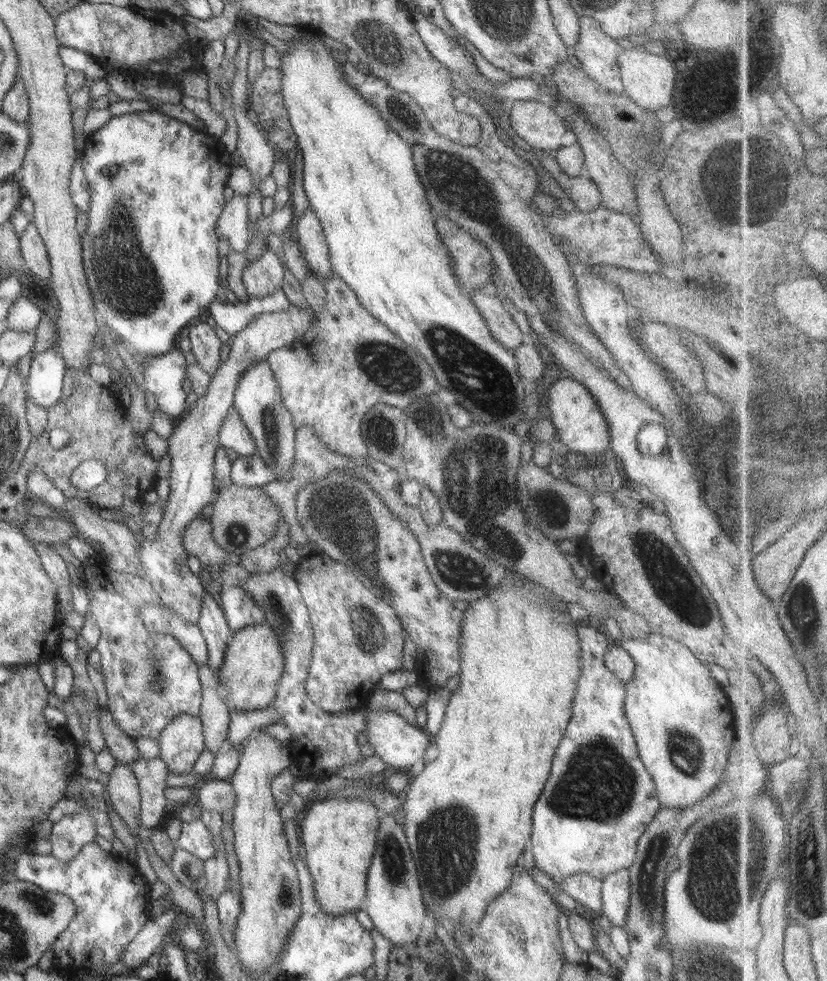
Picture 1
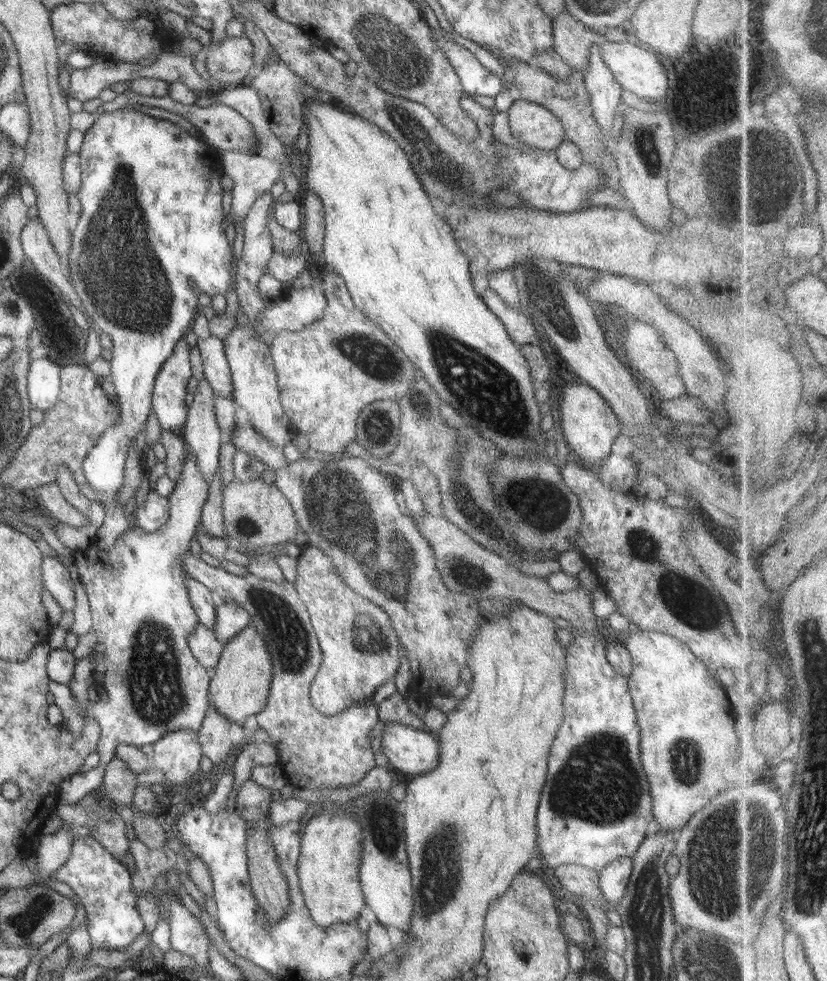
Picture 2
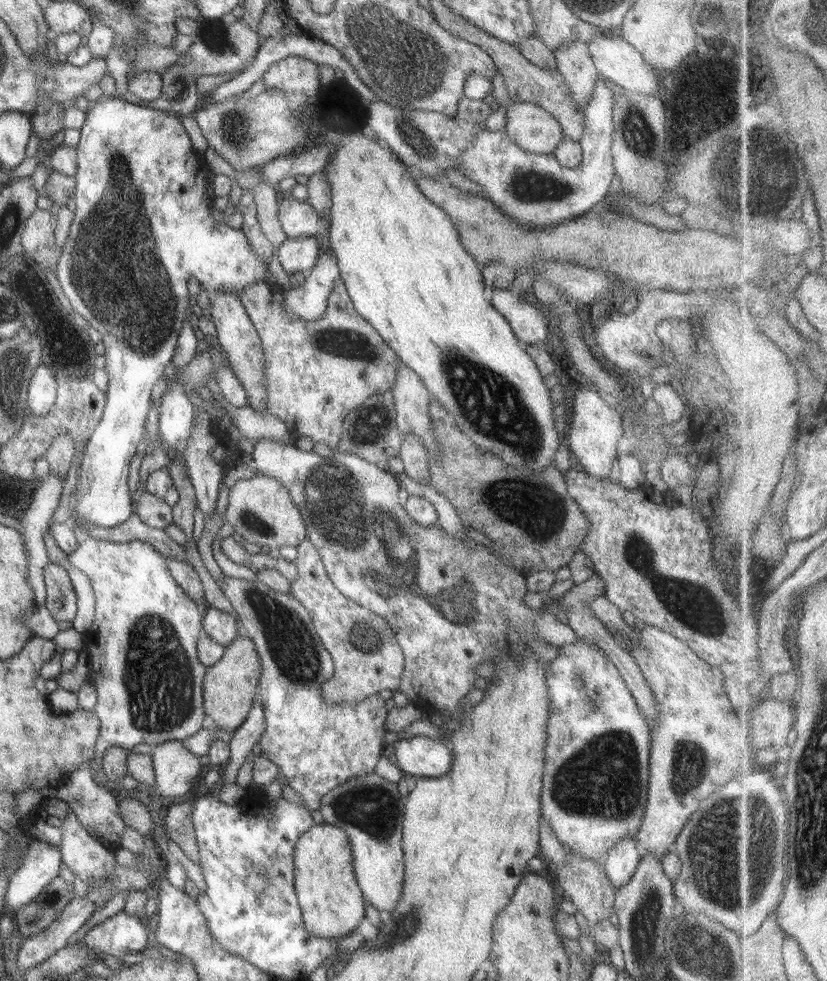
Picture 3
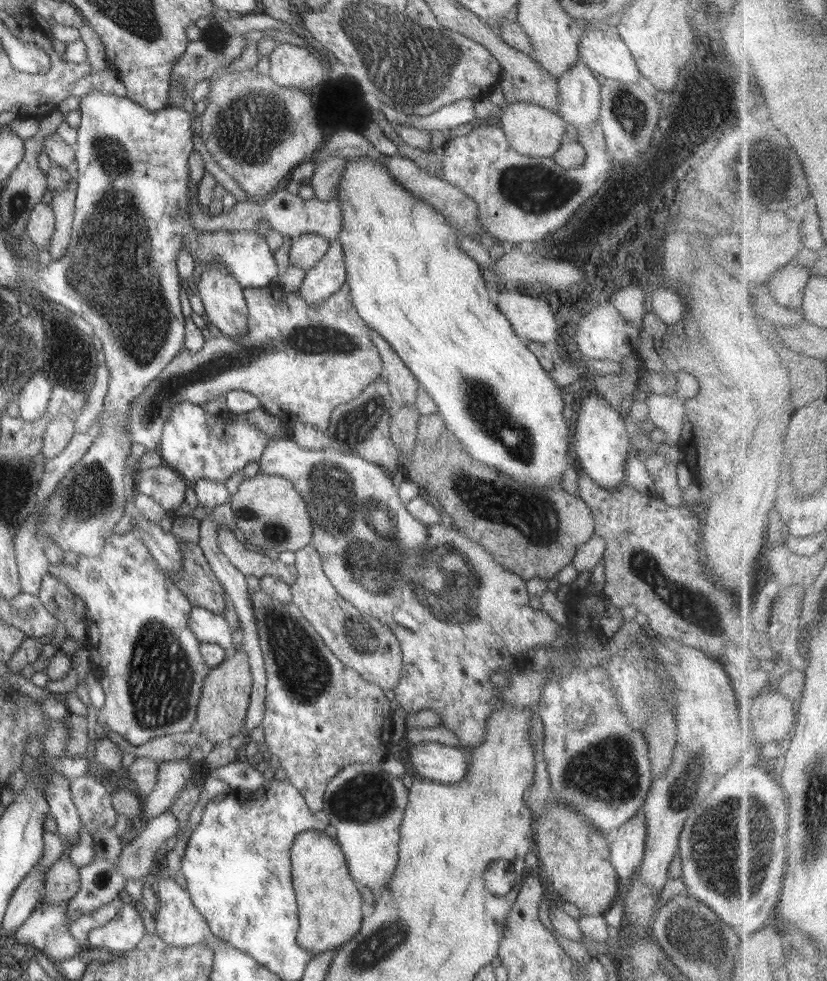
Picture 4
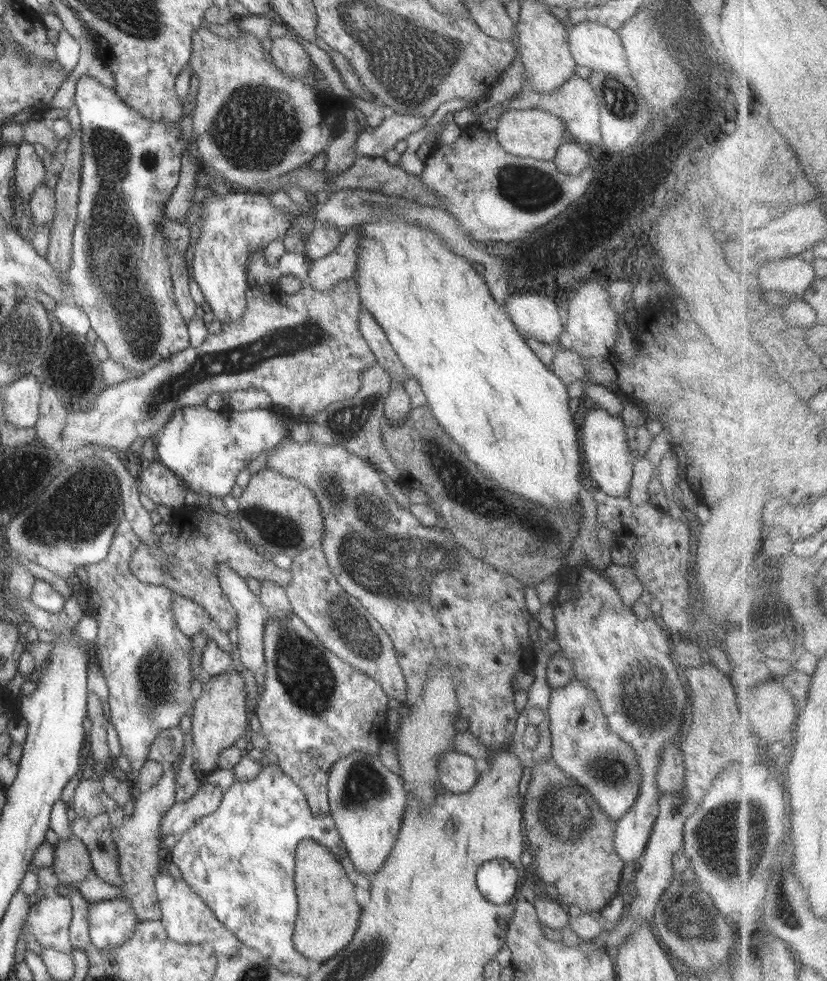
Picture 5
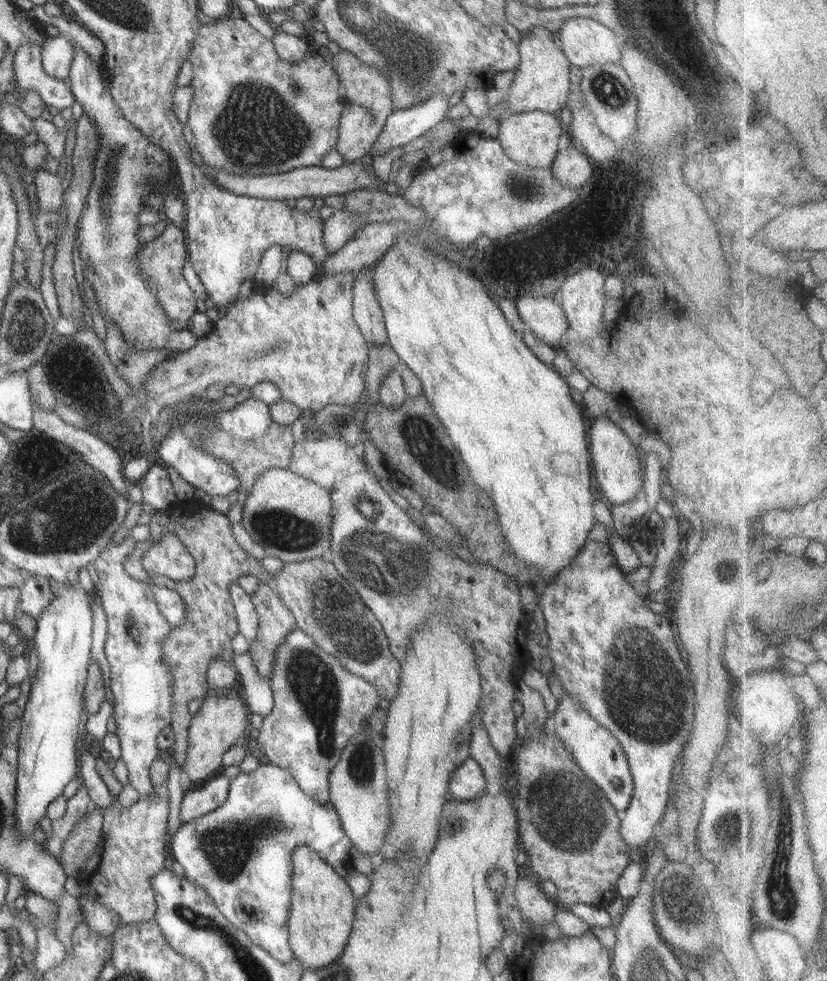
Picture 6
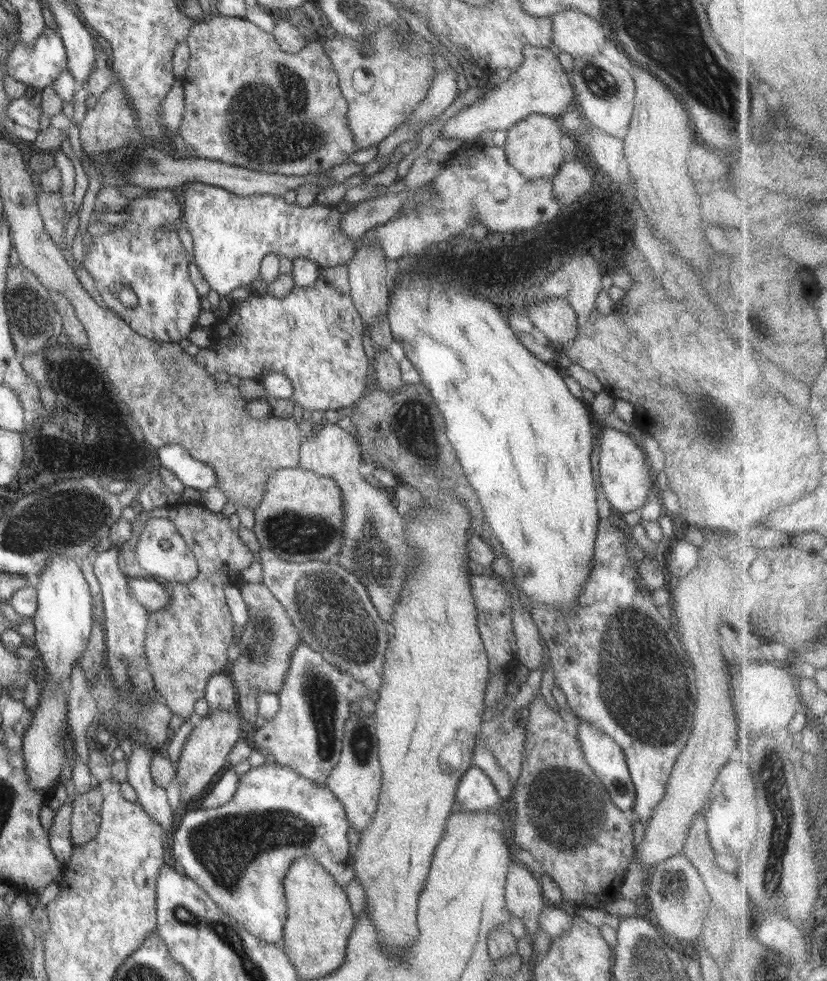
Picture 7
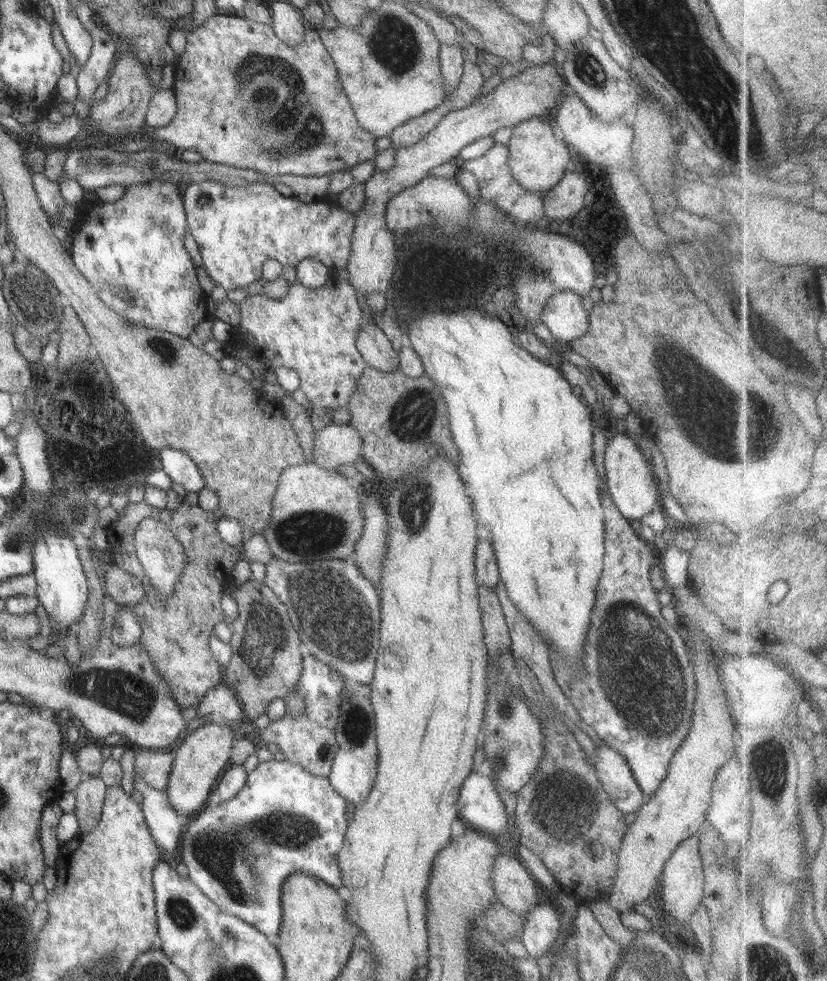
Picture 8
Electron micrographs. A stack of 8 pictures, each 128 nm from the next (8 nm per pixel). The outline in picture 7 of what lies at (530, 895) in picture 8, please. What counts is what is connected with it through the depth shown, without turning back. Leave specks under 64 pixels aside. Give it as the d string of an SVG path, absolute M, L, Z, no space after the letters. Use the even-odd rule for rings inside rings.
M512 859L506 873L506 909L521 919L528 936L539 931L537 917L544 904L543 891L538 875L521 862Z

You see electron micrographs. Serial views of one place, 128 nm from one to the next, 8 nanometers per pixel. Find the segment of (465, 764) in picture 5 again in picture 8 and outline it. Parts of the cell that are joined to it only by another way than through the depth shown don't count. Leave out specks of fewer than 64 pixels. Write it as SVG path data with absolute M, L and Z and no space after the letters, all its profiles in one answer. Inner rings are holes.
M474 770L462 783L458 800L459 818L490 838L503 840L512 822L492 778Z

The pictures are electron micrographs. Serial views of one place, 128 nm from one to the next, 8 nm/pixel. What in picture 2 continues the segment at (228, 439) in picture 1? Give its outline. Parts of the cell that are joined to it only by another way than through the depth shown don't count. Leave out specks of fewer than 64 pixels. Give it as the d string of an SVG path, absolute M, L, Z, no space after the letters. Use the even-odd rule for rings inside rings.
M239 426L229 441L238 451L260 460L274 474L275 484L291 503L300 528L307 533L311 544L323 548L332 558L336 573L344 584L388 613L403 655L410 662L409 694L426 695L426 698L439 702L444 696L449 696L461 683L460 672L470 658L468 648L472 646L472 636L476 634L476 628L484 624L483 611L477 607L474 597L455 593L444 586L435 568L430 543L420 536L413 518L400 512L395 500L397 488L393 475L384 476L366 460L356 457L332 462L311 459L287 462L283 449L277 448L252 426Z

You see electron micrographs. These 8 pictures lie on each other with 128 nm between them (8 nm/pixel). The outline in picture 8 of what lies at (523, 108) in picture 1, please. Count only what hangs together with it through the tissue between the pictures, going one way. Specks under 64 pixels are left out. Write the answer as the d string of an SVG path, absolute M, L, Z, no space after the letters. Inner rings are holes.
M532 117L528 120L519 122L512 127L512 136L505 147L507 152L507 164L515 177L516 182L526 188L528 192L544 192L550 190L553 186L558 184L558 181L568 171L568 160L570 158L568 149L564 145L561 137L558 134L557 128L551 121L546 121L542 117Z

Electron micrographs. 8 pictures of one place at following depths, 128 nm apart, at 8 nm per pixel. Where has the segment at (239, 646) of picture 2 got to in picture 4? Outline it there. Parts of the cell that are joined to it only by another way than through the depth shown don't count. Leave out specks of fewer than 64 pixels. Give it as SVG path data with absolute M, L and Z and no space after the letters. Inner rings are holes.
M241 648L231 649L224 662L212 668L207 674L195 714L196 721L200 725L199 732L202 732L206 741L211 743L209 747L228 745L232 736L238 736L242 732L247 718L252 685L253 678L248 654Z

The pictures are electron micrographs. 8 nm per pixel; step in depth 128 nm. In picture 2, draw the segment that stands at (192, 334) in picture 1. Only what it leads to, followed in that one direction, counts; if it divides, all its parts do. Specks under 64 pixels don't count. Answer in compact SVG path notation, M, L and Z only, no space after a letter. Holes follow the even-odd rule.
M198 310L190 325L190 330L197 336L196 346L200 349L204 378L216 395L232 399L231 368L224 352L224 344L220 338L212 336L208 321L204 313Z

